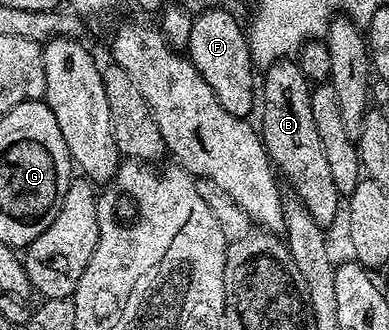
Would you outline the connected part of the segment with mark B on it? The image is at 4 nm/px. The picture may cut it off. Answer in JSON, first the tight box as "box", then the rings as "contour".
{"box":[261,59,341,226],"contour":[[[294,59],[277,60],[269,65],[261,76],[261,135],[278,175],[291,183],[290,191],[298,196],[315,221],[329,226],[338,216],[340,219],[341,197],[337,186],[333,186],[325,150],[321,150],[321,137],[317,135],[317,125],[313,123],[311,90],[307,75]]]}

